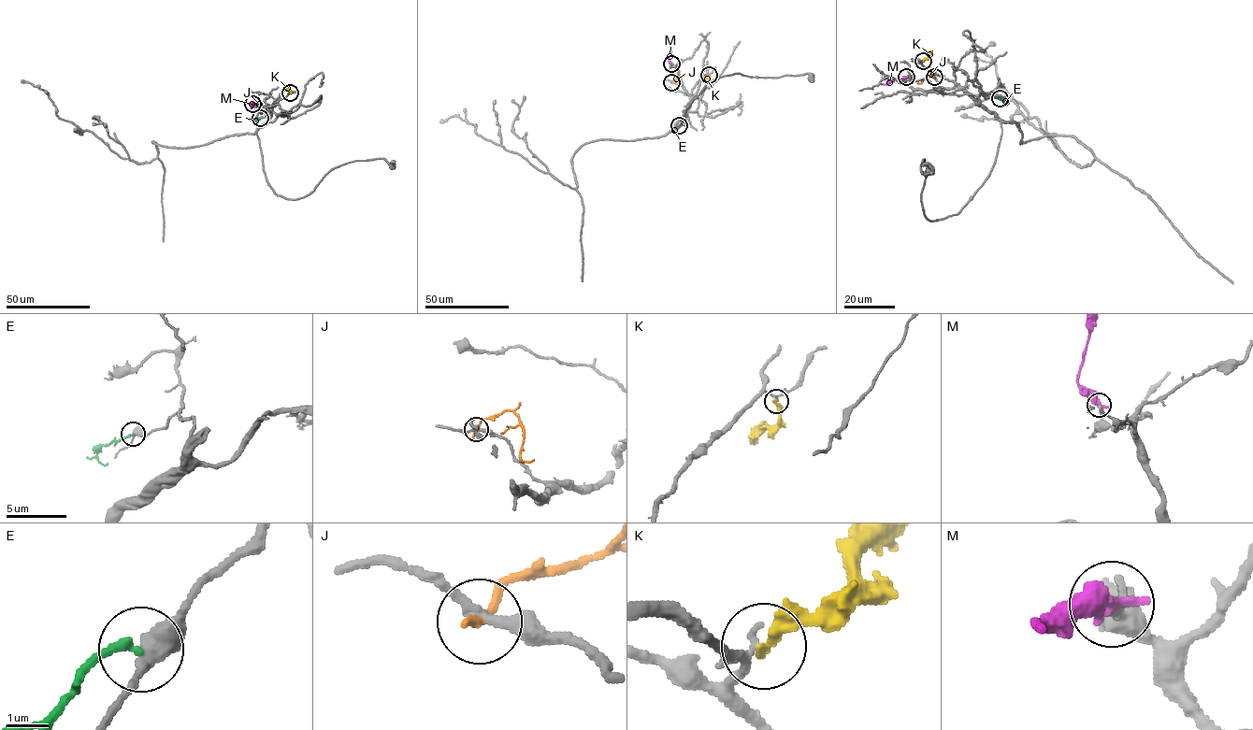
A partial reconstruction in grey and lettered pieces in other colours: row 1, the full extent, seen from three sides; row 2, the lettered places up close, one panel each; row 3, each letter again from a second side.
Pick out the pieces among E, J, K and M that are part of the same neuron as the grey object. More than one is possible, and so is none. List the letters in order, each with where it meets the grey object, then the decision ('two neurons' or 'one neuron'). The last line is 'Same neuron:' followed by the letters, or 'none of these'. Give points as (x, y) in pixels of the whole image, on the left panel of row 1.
E: contact (260, 118); two neurons
J: contact (252, 103); two neurons
K: contact (290, 93); two neurons
M: contact (252, 104); two neurons
Same neuron: none of these

